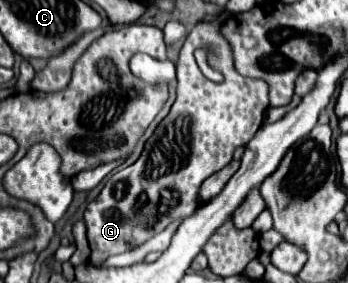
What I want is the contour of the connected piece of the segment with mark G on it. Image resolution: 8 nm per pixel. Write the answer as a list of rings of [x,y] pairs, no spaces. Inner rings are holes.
[[[224,17],[216,23],[198,23],[188,33],[176,65],[178,85],[170,113],[146,141],[138,161],[114,173],[100,195],[88,203],[84,221],[88,229],[86,237],[94,255],[92,265],[146,243],[172,221],[194,215],[200,207],[200,185],[212,173],[224,169],[232,161],[236,145],[246,145],[262,125],[264,111],[268,109],[268,85],[262,79],[242,79],[242,75],[236,75],[232,63],[226,63],[226,81],[212,83],[202,75],[194,61],[196,47],[204,47],[208,41],[222,41],[220,57],[232,57],[230,47],[220,33],[222,23]],[[168,165],[172,165],[172,169],[164,171]]]

